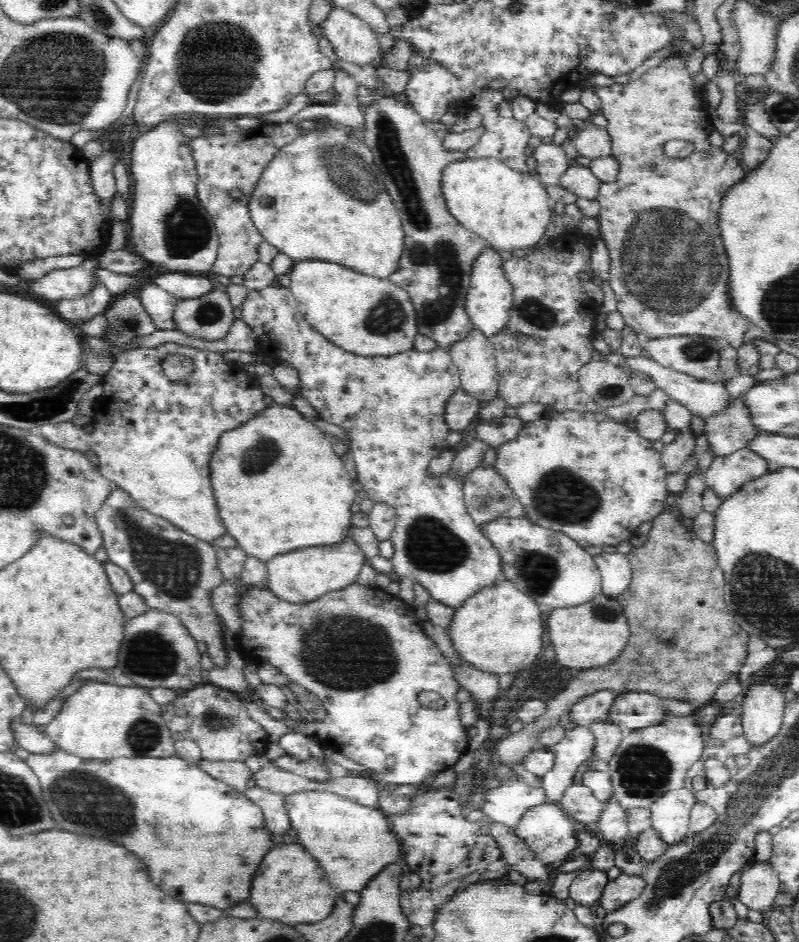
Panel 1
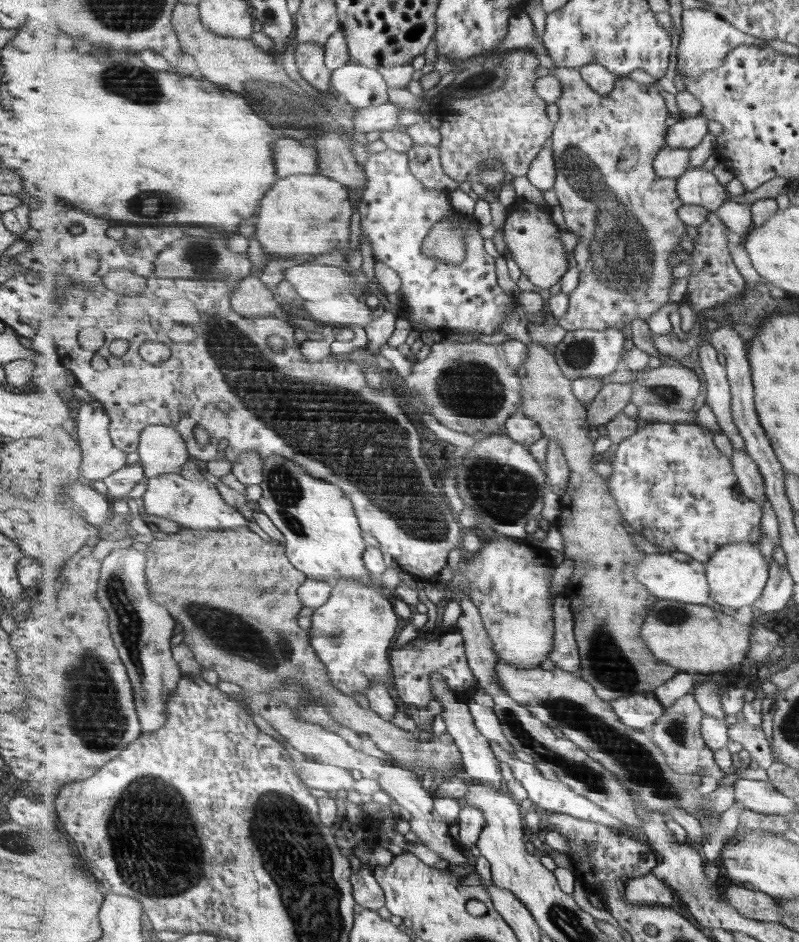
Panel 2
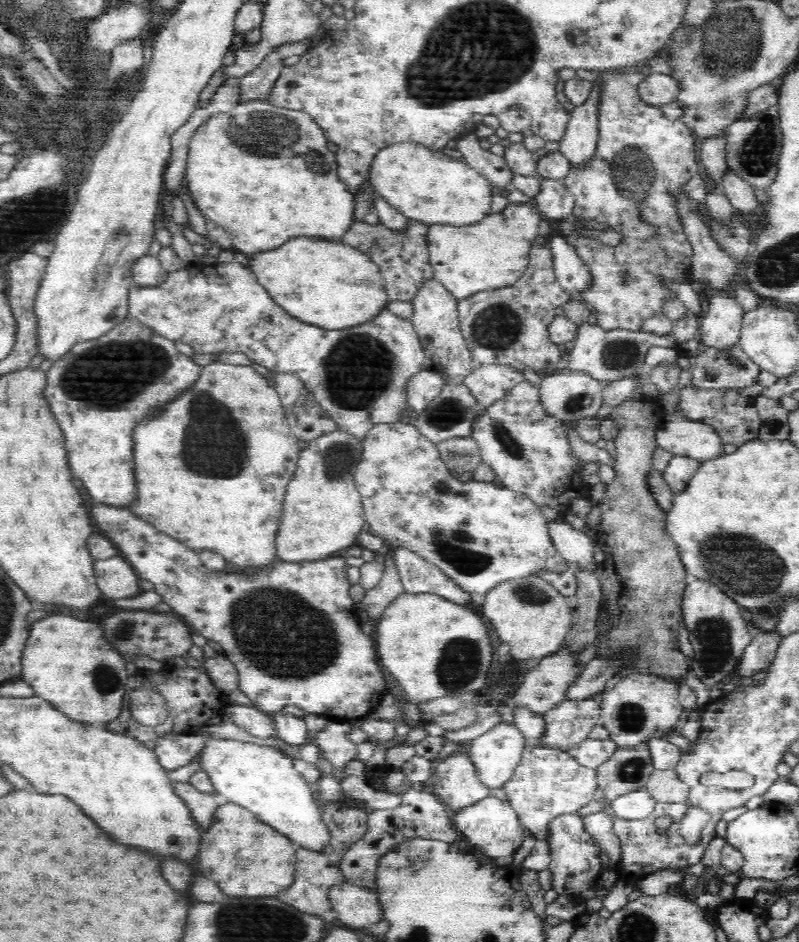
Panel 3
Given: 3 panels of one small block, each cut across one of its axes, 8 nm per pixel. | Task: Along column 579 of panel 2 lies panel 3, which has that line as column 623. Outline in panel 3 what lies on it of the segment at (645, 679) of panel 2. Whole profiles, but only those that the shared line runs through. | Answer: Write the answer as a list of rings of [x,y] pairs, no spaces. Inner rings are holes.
[[[629,395],[624,401],[620,402],[620,404],[616,404],[616,406],[612,406],[610,410],[609,418],[614,419],[616,421],[616,425],[618,425],[618,434],[614,439],[615,446],[615,462],[613,463],[614,470],[616,470],[615,477],[611,483],[608,483],[606,486],[606,496],[607,499],[600,503],[601,514],[602,514],[602,522],[596,527],[596,544],[600,545],[601,550],[604,554],[604,560],[600,567],[595,570],[596,577],[598,578],[598,582],[600,582],[601,592],[602,592],[602,600],[600,602],[600,616],[598,616],[596,623],[597,625],[597,636],[595,637],[596,642],[594,643],[595,648],[598,648],[598,654],[602,655],[604,653],[618,653],[618,650],[624,648],[624,646],[633,646],[634,654],[636,654],[636,658],[632,658],[630,660],[630,666],[626,672],[622,672],[619,676],[622,676],[626,673],[630,673],[632,671],[638,671],[641,673],[650,673],[656,675],[662,675],[664,678],[669,680],[681,681],[686,673],[686,668],[690,666],[689,658],[686,657],[683,653],[678,652],[678,650],[672,648],[670,645],[670,636],[676,635],[678,636],[678,628],[679,623],[682,622],[682,613],[680,613],[680,605],[681,599],[683,598],[684,588],[687,584],[686,580],[686,572],[684,572],[685,567],[682,565],[680,561],[680,556],[678,555],[678,550],[674,541],[670,539],[670,536],[667,534],[665,530],[665,513],[660,511],[658,507],[656,507],[656,501],[652,499],[652,495],[650,495],[650,489],[648,489],[648,485],[646,485],[646,474],[648,474],[648,470],[652,468],[652,454],[654,454],[654,450],[658,446],[656,446],[656,430],[658,430],[658,424],[661,424],[661,421],[664,420],[664,416],[666,415],[664,412],[663,405],[659,401],[660,398],[656,397],[646,397],[643,396],[639,401],[634,401]],[[612,564],[610,568],[616,568],[614,572],[618,574],[616,578],[614,578],[614,574],[608,574],[608,572],[604,572],[604,568],[607,565]]]

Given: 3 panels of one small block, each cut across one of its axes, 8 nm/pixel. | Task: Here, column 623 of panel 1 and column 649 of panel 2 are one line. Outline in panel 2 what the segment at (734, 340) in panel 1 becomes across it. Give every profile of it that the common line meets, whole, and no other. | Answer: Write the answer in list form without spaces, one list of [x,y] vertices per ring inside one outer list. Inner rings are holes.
[[[553,68],[549,74],[555,76],[563,87],[563,96],[559,97],[556,106],[559,109],[559,120],[555,123],[553,131],[552,146],[554,147],[554,159],[558,167],[557,179],[554,185],[555,192],[559,197],[562,214],[567,230],[579,236],[577,245],[573,251],[578,269],[580,270],[579,286],[570,295],[569,312],[557,320],[558,325],[566,331],[579,329],[605,330],[608,328],[620,328],[623,323],[630,324],[635,319],[641,319],[648,323],[648,319],[661,307],[671,303],[669,301],[669,290],[673,282],[673,267],[669,265],[669,254],[675,250],[684,250],[679,246],[682,234],[687,234],[687,224],[679,218],[679,208],[685,205],[681,196],[677,194],[676,180],[671,178],[660,178],[655,175],[653,161],[657,153],[667,143],[669,126],[665,124],[669,115],[669,108],[665,104],[665,96],[659,92],[655,84],[639,84],[631,78],[619,77],[615,88],[610,94],[599,94],[582,78],[579,69],[575,68]]]

